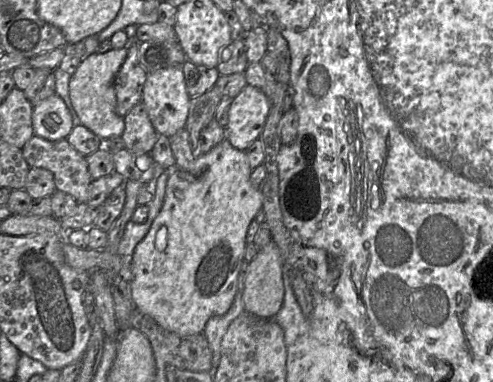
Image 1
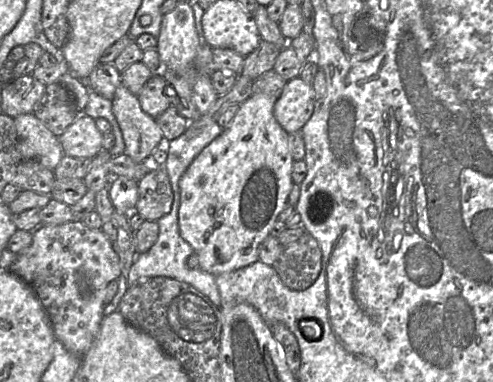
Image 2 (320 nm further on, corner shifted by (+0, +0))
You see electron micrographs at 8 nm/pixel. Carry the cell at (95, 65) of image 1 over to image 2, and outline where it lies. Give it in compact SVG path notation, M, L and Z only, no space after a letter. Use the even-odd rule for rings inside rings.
M124 85L117 88L111 102L125 142L125 154L137 163L145 162L164 139L156 120L142 110L138 97Z

